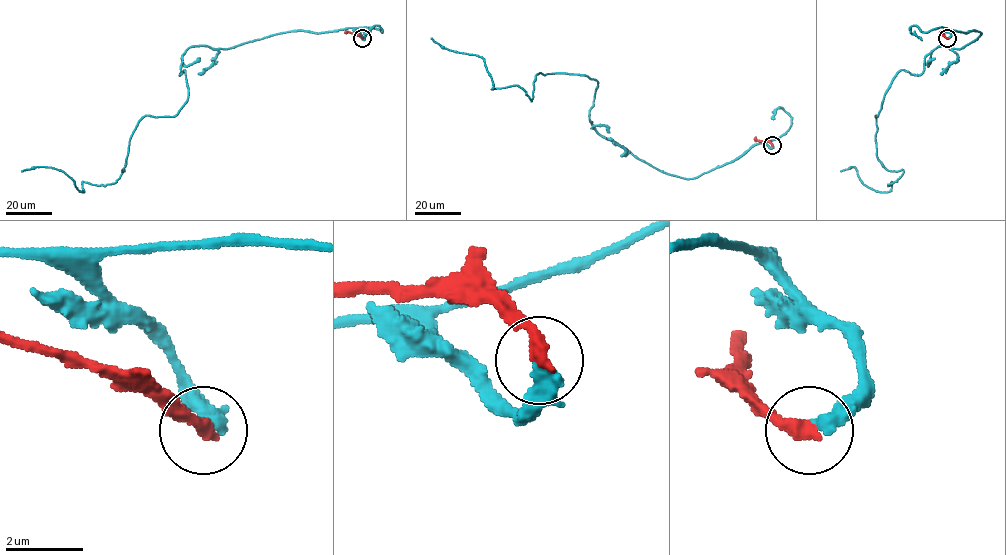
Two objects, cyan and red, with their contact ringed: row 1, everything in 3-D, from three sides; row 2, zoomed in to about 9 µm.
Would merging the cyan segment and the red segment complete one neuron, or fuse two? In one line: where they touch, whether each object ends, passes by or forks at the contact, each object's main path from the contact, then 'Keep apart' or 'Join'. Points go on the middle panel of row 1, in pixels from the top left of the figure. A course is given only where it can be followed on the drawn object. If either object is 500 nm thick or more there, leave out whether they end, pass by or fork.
Place: (772, 145). At the ring cyan ends. At the ring red ends. Course of cyan: (772, 145), (695, 178), (663, 172), (599, 134), (596, 80), (539, 72), (531, 101), (431, 38). Course of red: (772, 145), (769, 141), (757, 141), (755, 137). Join

